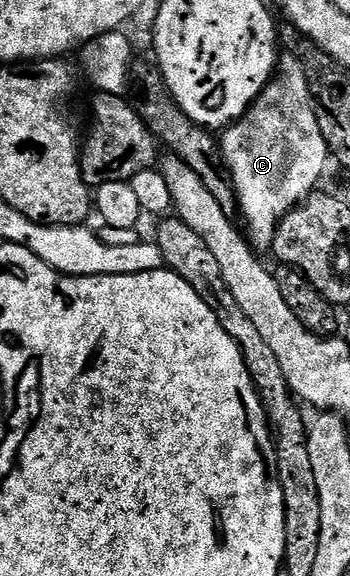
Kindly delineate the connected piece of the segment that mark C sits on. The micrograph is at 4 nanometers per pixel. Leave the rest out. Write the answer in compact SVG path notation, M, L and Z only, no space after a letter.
M280 55L275 75L261 90L259 97L251 103L243 117L222 129L221 143L223 157L231 172L231 181L239 199L245 235L256 253L264 254L263 252L274 246L275 236L277 240L280 235L283 219L320 187L319 179L327 168L327 160L329 164L327 143L321 134L319 110L311 97L309 82L305 78L305 70L298 56Z

